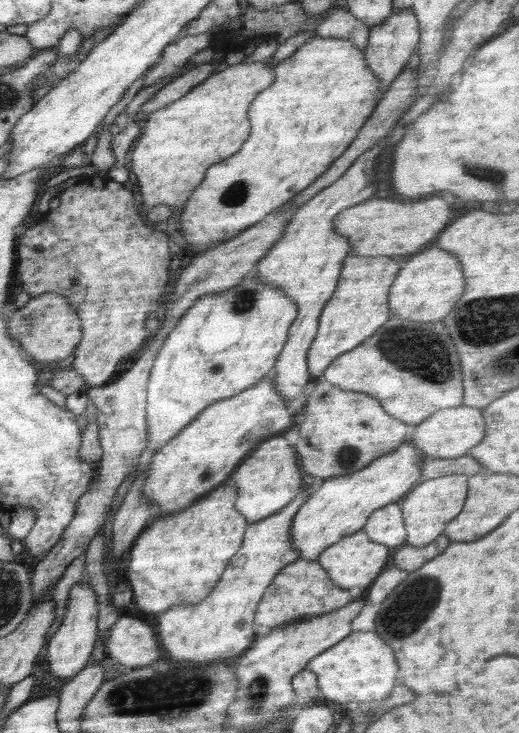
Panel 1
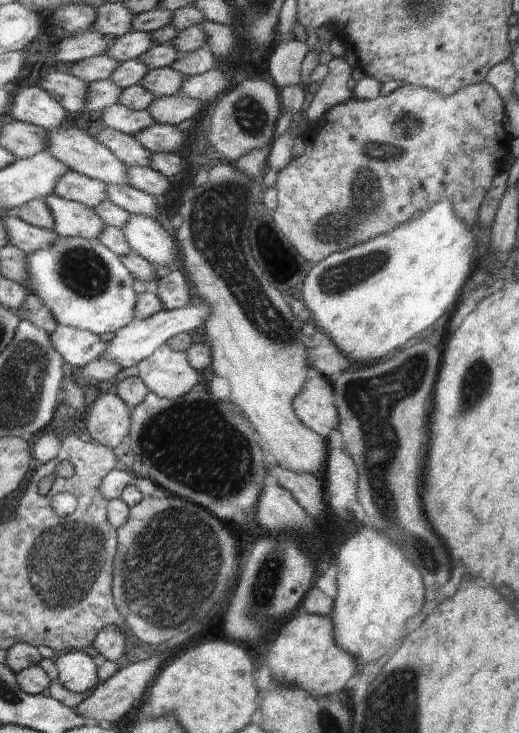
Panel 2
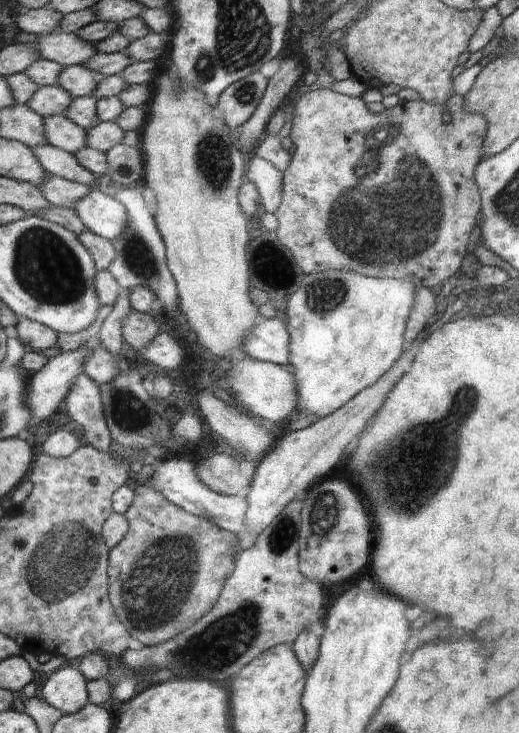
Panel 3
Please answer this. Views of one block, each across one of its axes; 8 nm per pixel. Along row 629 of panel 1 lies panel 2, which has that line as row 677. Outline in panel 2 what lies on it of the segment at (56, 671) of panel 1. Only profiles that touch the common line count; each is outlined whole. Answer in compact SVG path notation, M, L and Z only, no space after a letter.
M85 651L62 654L55 662L57 681L73 693L89 693L99 684L98 661Z

